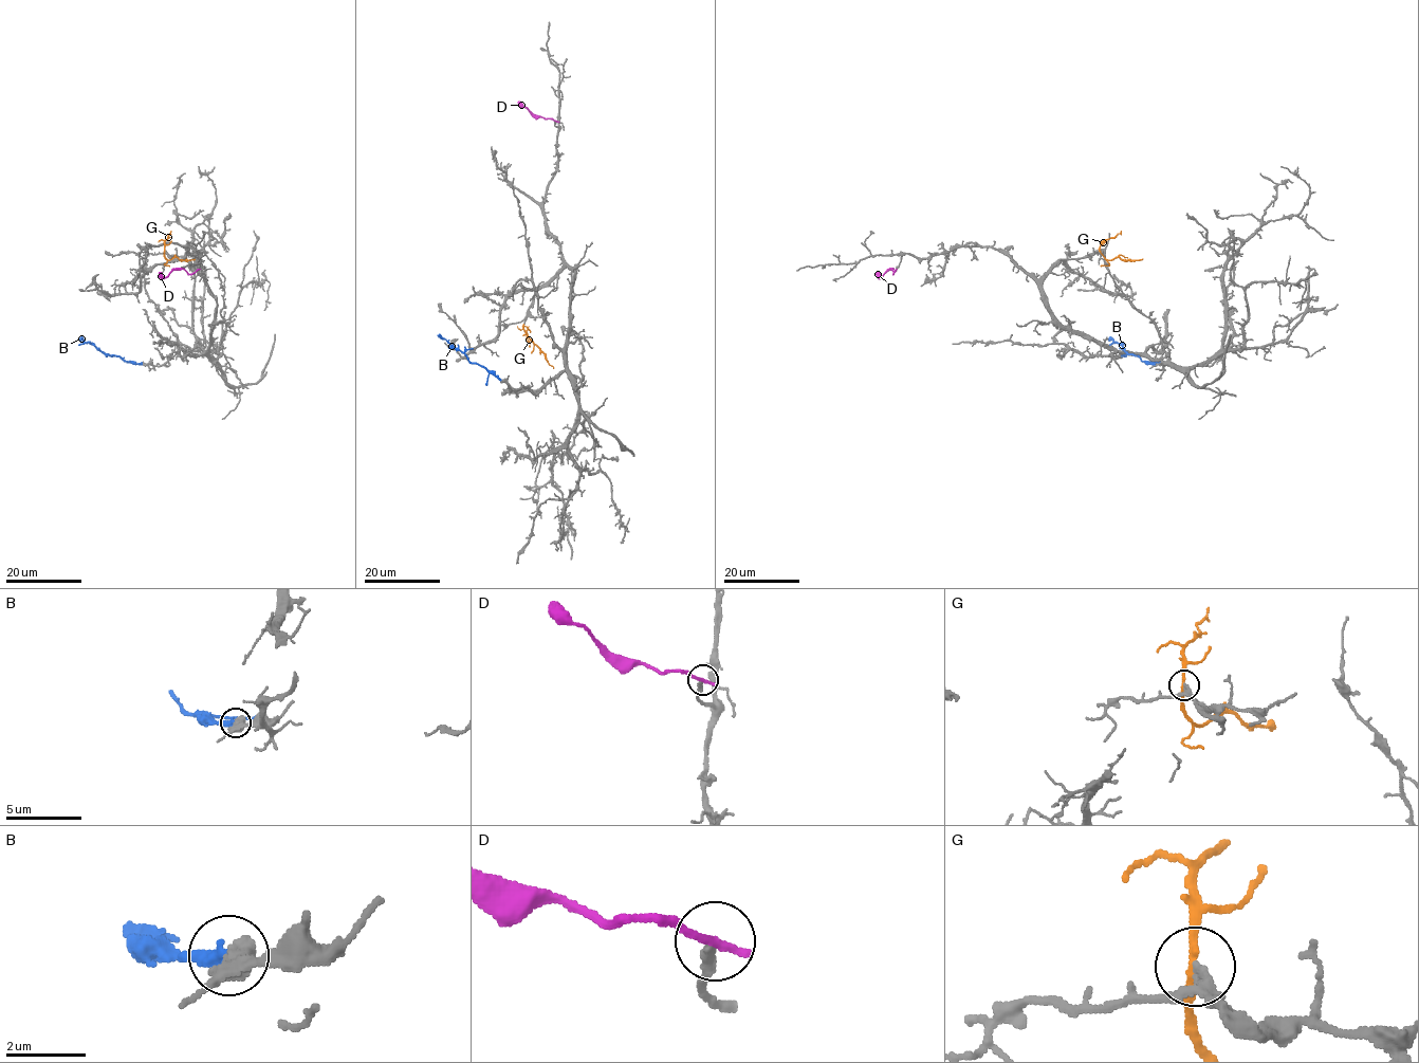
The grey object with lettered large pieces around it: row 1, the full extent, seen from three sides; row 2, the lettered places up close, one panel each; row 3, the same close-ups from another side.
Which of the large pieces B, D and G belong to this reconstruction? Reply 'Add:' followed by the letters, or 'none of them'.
Add: B, G

